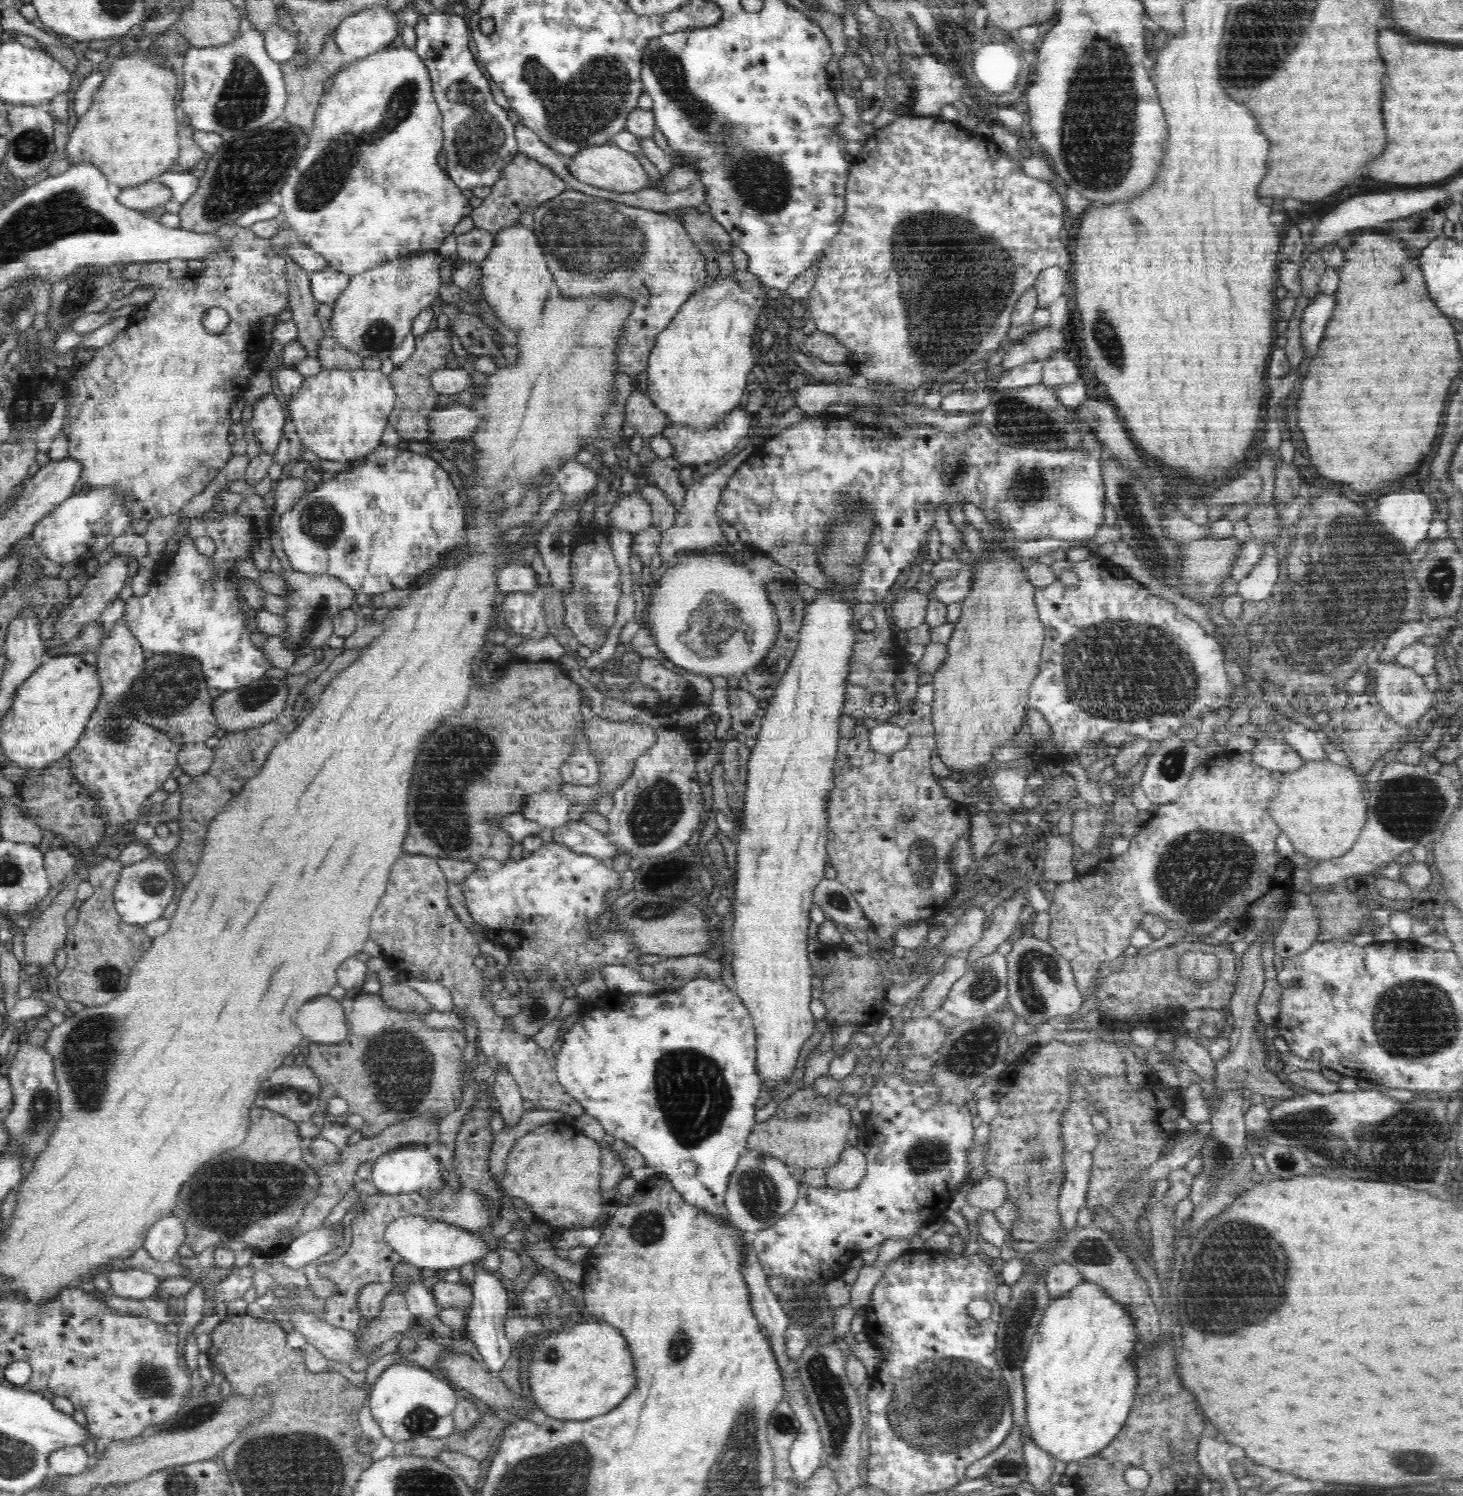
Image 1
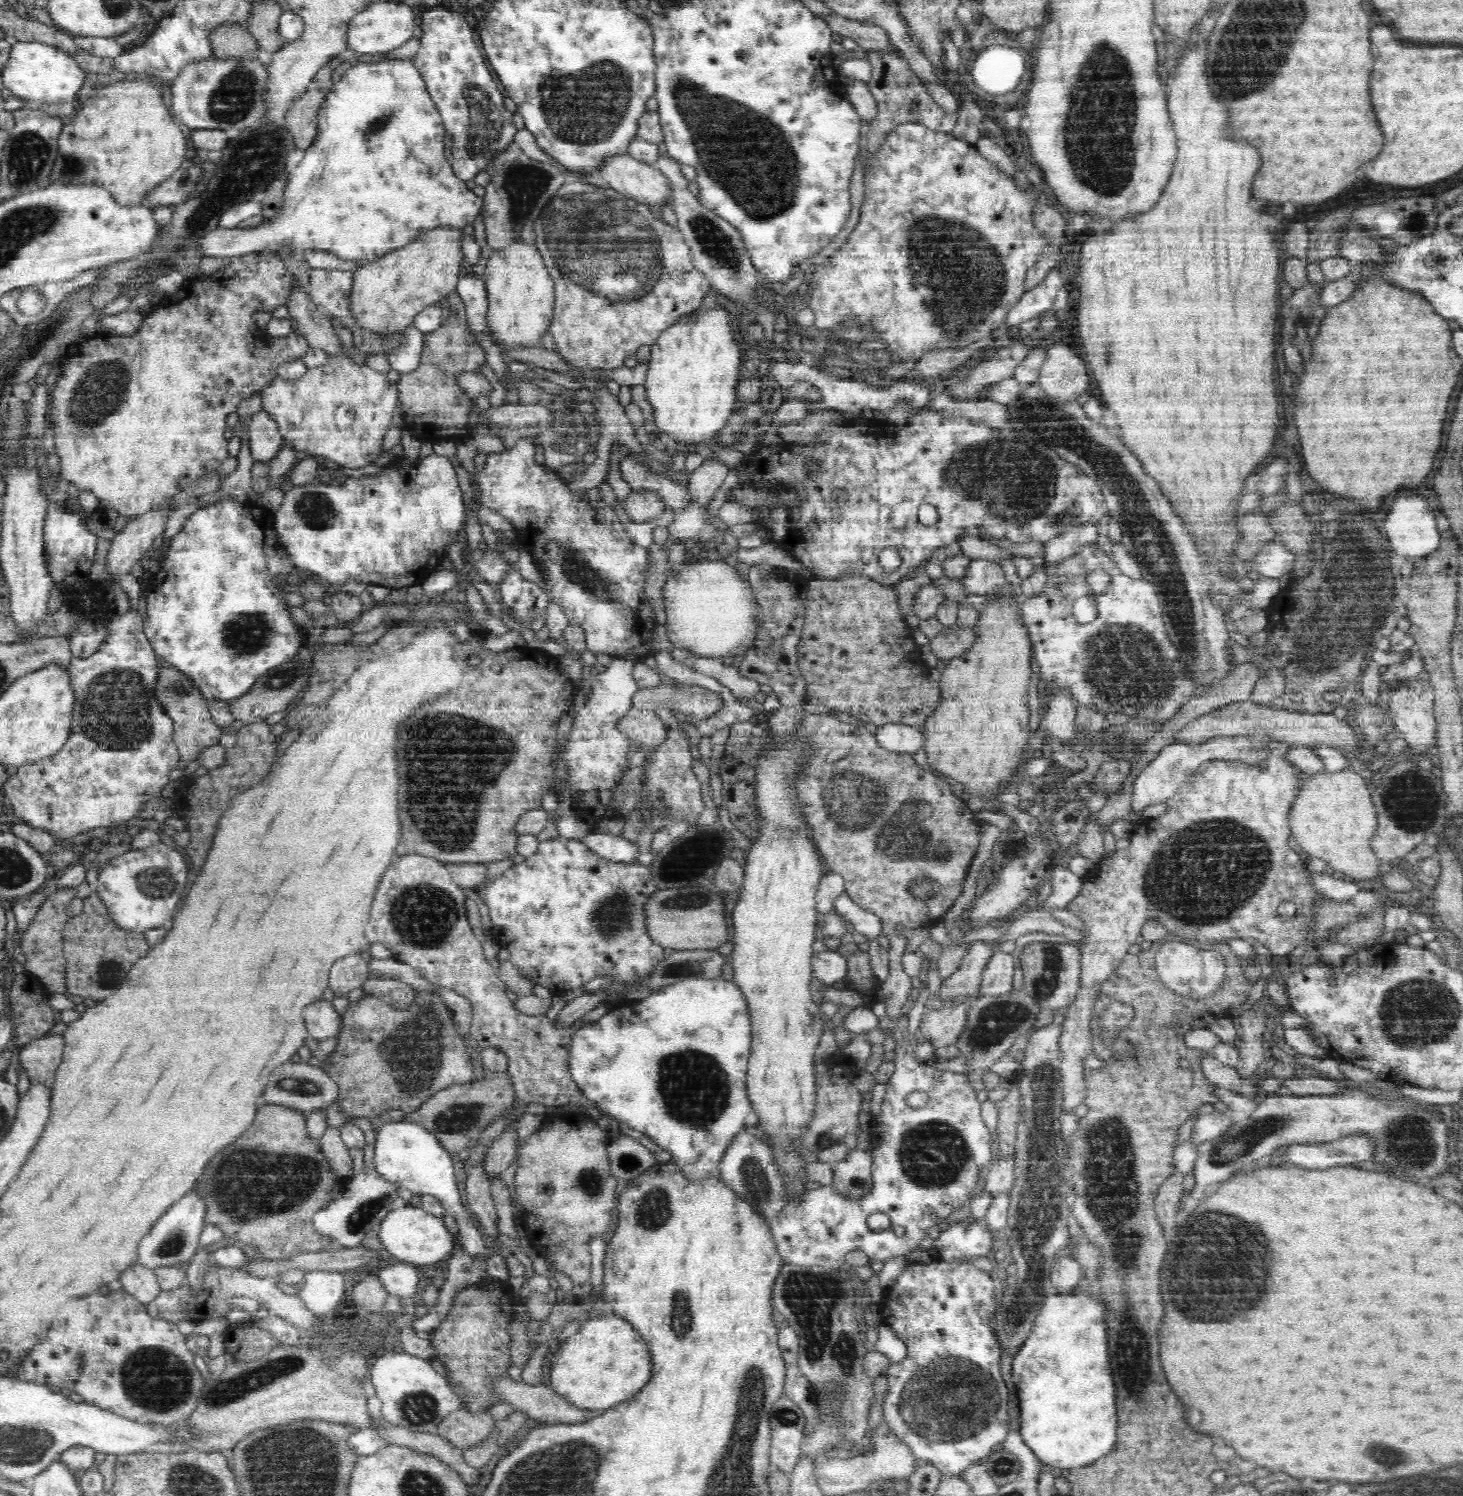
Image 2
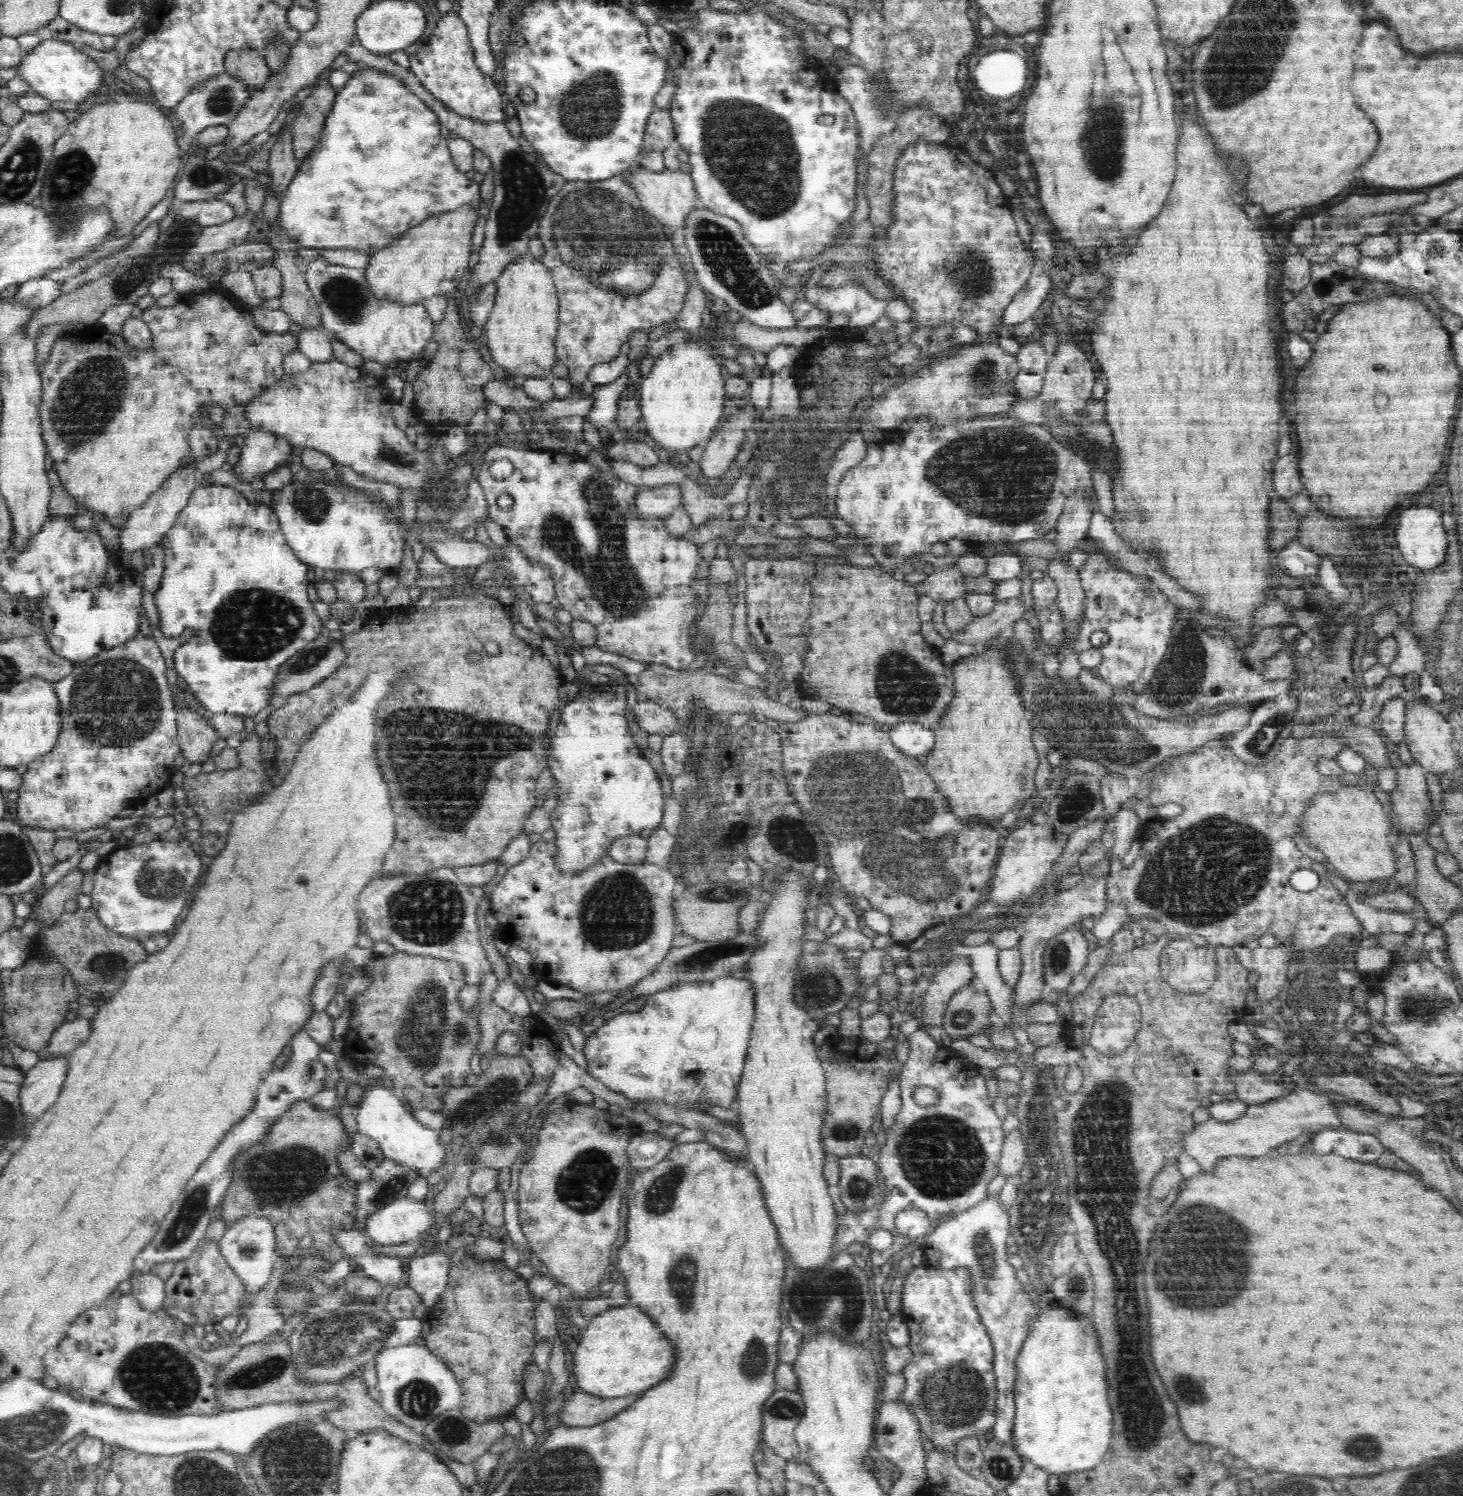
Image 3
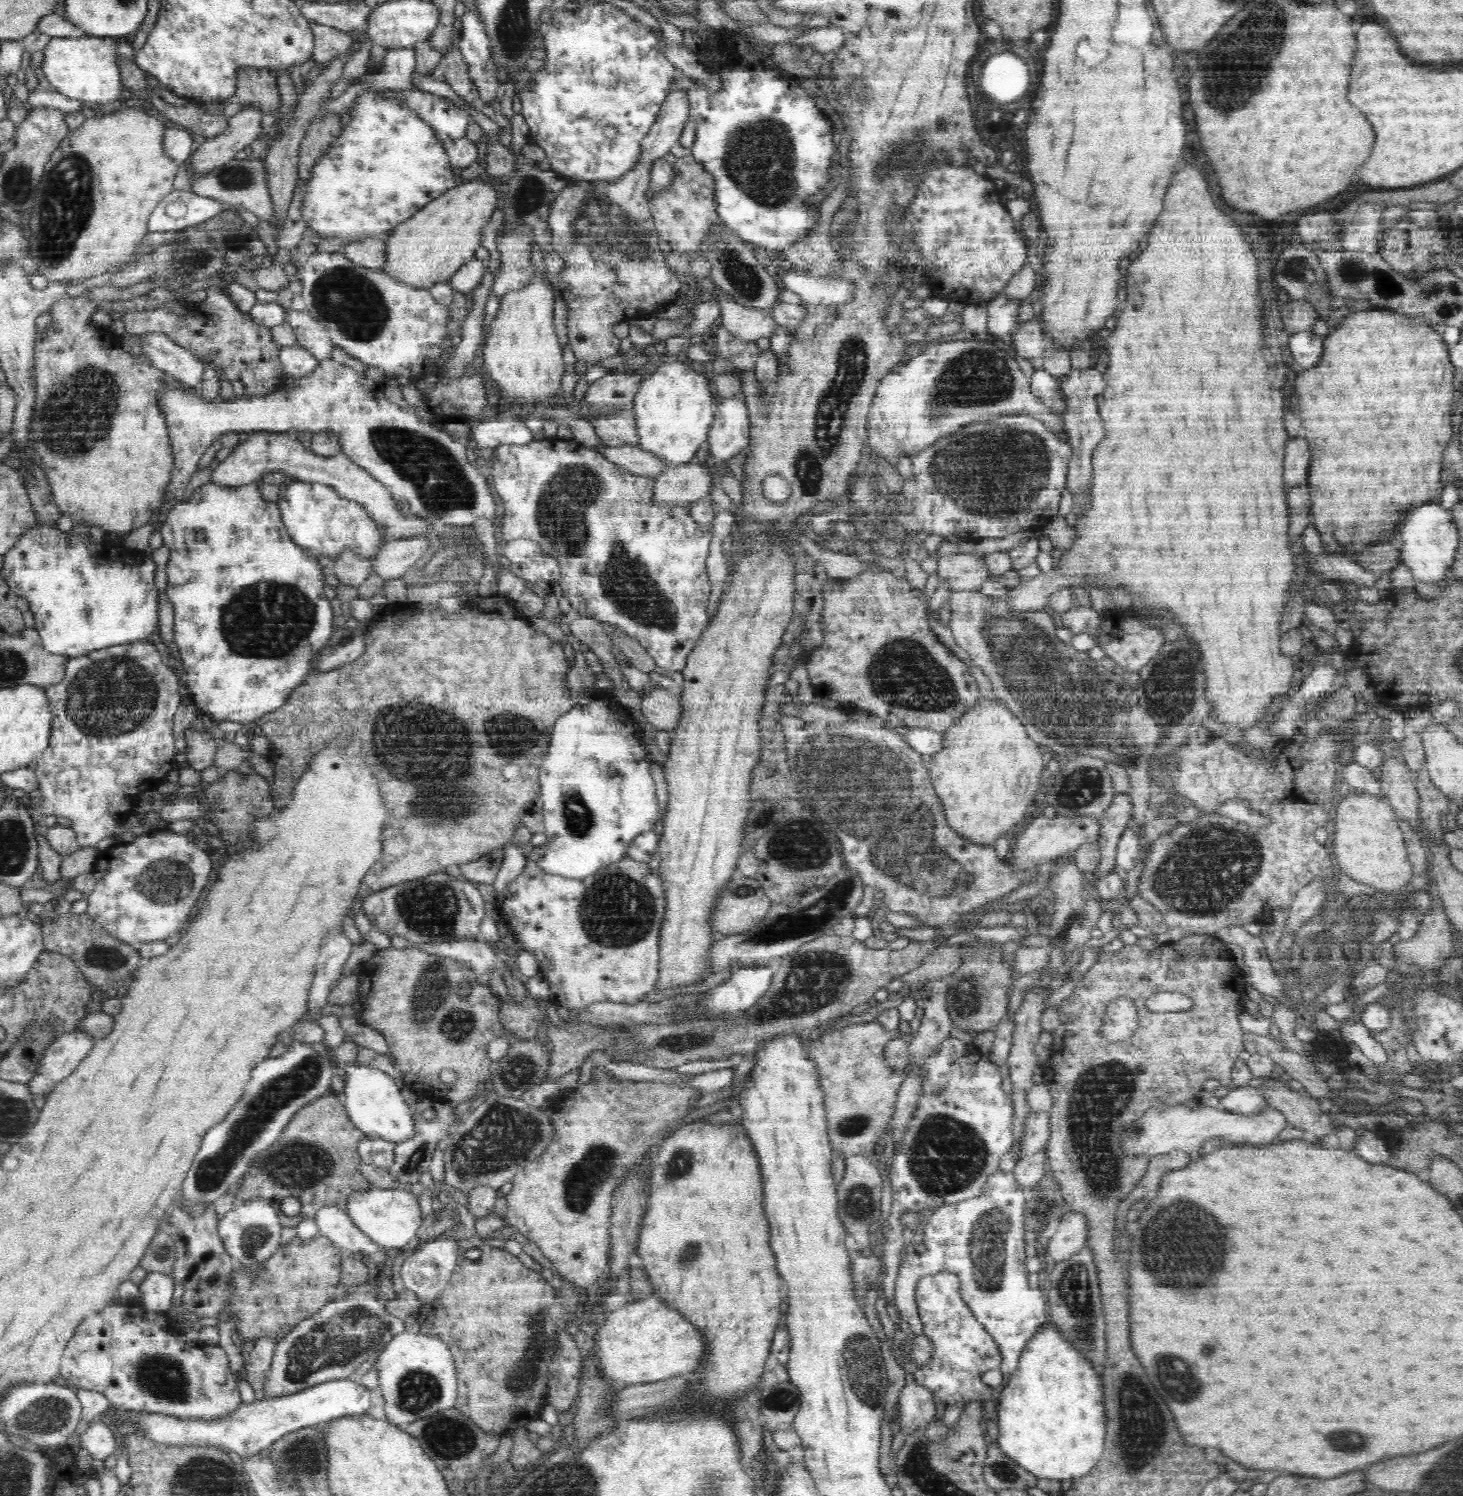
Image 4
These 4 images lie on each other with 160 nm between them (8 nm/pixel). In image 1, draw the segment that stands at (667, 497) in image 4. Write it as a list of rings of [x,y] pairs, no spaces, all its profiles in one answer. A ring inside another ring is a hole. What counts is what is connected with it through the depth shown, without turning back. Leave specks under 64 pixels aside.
[[[636,492],[622,495],[609,511],[608,522],[607,529],[638,533],[652,527],[652,508],[650,503]]]

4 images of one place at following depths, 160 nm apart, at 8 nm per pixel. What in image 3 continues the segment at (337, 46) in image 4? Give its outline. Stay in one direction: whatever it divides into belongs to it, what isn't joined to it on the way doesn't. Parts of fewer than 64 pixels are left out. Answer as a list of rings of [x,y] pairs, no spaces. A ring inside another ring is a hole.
[[[356,38],[344,55],[347,55],[352,63],[365,63],[370,68],[386,72],[406,83],[406,87],[437,115],[446,135],[470,140],[474,148],[490,159],[491,171],[494,175],[494,195],[485,212],[485,237],[479,250],[479,260],[474,266],[471,283],[465,288],[466,297],[470,296],[482,285],[495,281],[511,262],[528,254],[528,242],[532,236],[537,235],[540,228],[539,222],[548,208],[550,199],[567,181],[560,174],[552,172],[545,163],[540,164],[532,153],[524,151],[504,123],[482,124],[467,116],[452,113],[452,109],[448,111],[432,93],[428,92],[427,88],[424,88],[410,70],[393,63],[389,55],[376,55],[368,51]]]

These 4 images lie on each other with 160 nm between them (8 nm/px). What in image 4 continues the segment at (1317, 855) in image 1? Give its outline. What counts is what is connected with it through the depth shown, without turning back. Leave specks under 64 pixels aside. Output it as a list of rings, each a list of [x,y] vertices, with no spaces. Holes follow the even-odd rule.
[[[1354,792],[1343,798],[1336,806],[1336,816],[1330,820],[1332,837],[1329,849],[1339,872],[1374,887],[1382,896],[1402,888],[1412,878],[1412,865],[1397,822],[1394,809],[1384,797]]]

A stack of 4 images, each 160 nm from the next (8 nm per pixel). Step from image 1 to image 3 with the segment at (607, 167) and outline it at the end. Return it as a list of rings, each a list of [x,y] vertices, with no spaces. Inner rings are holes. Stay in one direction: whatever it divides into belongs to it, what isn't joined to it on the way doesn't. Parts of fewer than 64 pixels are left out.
[[[638,168],[634,175],[629,177],[629,184],[638,193],[642,208],[650,213],[658,222],[662,223],[669,233],[674,229],[682,229],[684,219],[692,209],[698,206],[698,192],[695,182],[690,174],[684,174],[680,170],[671,172],[666,169],[661,172],[651,172],[647,168]]]

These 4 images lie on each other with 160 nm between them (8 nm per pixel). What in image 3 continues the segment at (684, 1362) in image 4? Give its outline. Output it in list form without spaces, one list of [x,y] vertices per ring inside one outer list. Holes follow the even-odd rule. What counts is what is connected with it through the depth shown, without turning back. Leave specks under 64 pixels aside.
[[[624,1305],[603,1310],[597,1314],[584,1329],[580,1342],[575,1348],[572,1370],[576,1376],[576,1388],[598,1398],[618,1398],[628,1394],[639,1394],[651,1386],[666,1380],[671,1374],[675,1352],[663,1332],[656,1328],[653,1318],[642,1312],[638,1305]]]

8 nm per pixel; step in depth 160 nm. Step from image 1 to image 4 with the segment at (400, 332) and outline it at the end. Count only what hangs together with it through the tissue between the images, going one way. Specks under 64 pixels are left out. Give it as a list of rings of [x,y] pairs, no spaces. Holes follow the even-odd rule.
[[[466,182],[446,189],[440,196],[434,197],[424,205],[424,208],[418,209],[418,214],[413,214],[408,222],[402,222],[394,228],[385,241],[385,265],[382,270],[388,276],[394,276],[408,285],[419,288],[429,289],[438,282],[448,283],[458,272],[458,268],[475,256],[474,252],[481,245],[480,234],[484,226],[490,222],[492,213],[496,210],[496,202],[498,194],[486,182]]]

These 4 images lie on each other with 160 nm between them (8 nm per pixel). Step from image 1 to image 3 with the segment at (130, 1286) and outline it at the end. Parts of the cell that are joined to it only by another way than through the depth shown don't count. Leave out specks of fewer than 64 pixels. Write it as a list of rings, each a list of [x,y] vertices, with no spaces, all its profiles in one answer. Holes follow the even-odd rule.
[[[152,1272],[132,1275],[129,1279],[132,1285],[131,1295],[138,1300],[142,1308],[156,1312],[163,1308],[165,1299],[165,1281]]]

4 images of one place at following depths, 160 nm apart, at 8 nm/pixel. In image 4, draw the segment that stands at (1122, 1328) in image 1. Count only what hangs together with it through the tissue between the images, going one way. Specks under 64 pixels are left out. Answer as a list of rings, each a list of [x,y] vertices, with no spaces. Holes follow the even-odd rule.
[[[1044,1323],[1027,1342],[1002,1390],[998,1447],[1038,1479],[1074,1480],[1098,1464],[1106,1426],[1100,1376],[1056,1325]]]

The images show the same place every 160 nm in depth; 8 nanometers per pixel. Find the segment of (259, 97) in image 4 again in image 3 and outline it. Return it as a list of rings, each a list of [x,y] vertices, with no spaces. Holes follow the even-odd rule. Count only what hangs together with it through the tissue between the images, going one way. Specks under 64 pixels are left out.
[[[238,50],[229,52],[226,60],[227,73],[244,83],[252,94],[262,91],[264,84],[271,81],[272,72],[261,53]]]

